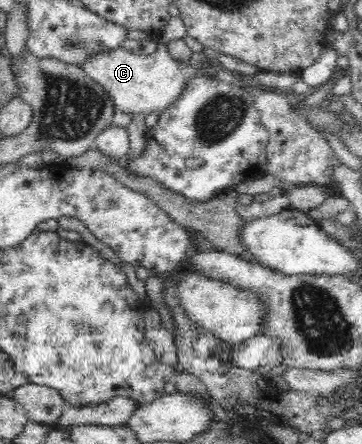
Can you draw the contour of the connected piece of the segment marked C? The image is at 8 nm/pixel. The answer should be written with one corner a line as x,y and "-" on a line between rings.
170,17
161,35
155,37
157,49
150,55
138,55
124,50
122,47
106,49
100,53
90,53
82,63
78,63
85,75
105,87
114,98
117,109
126,114
136,114
143,111
164,109
174,97
182,91
182,85
191,77
190,70
183,69
176,60
170,58
167,43
171,40
183,39
187,35
187,28
180,17

